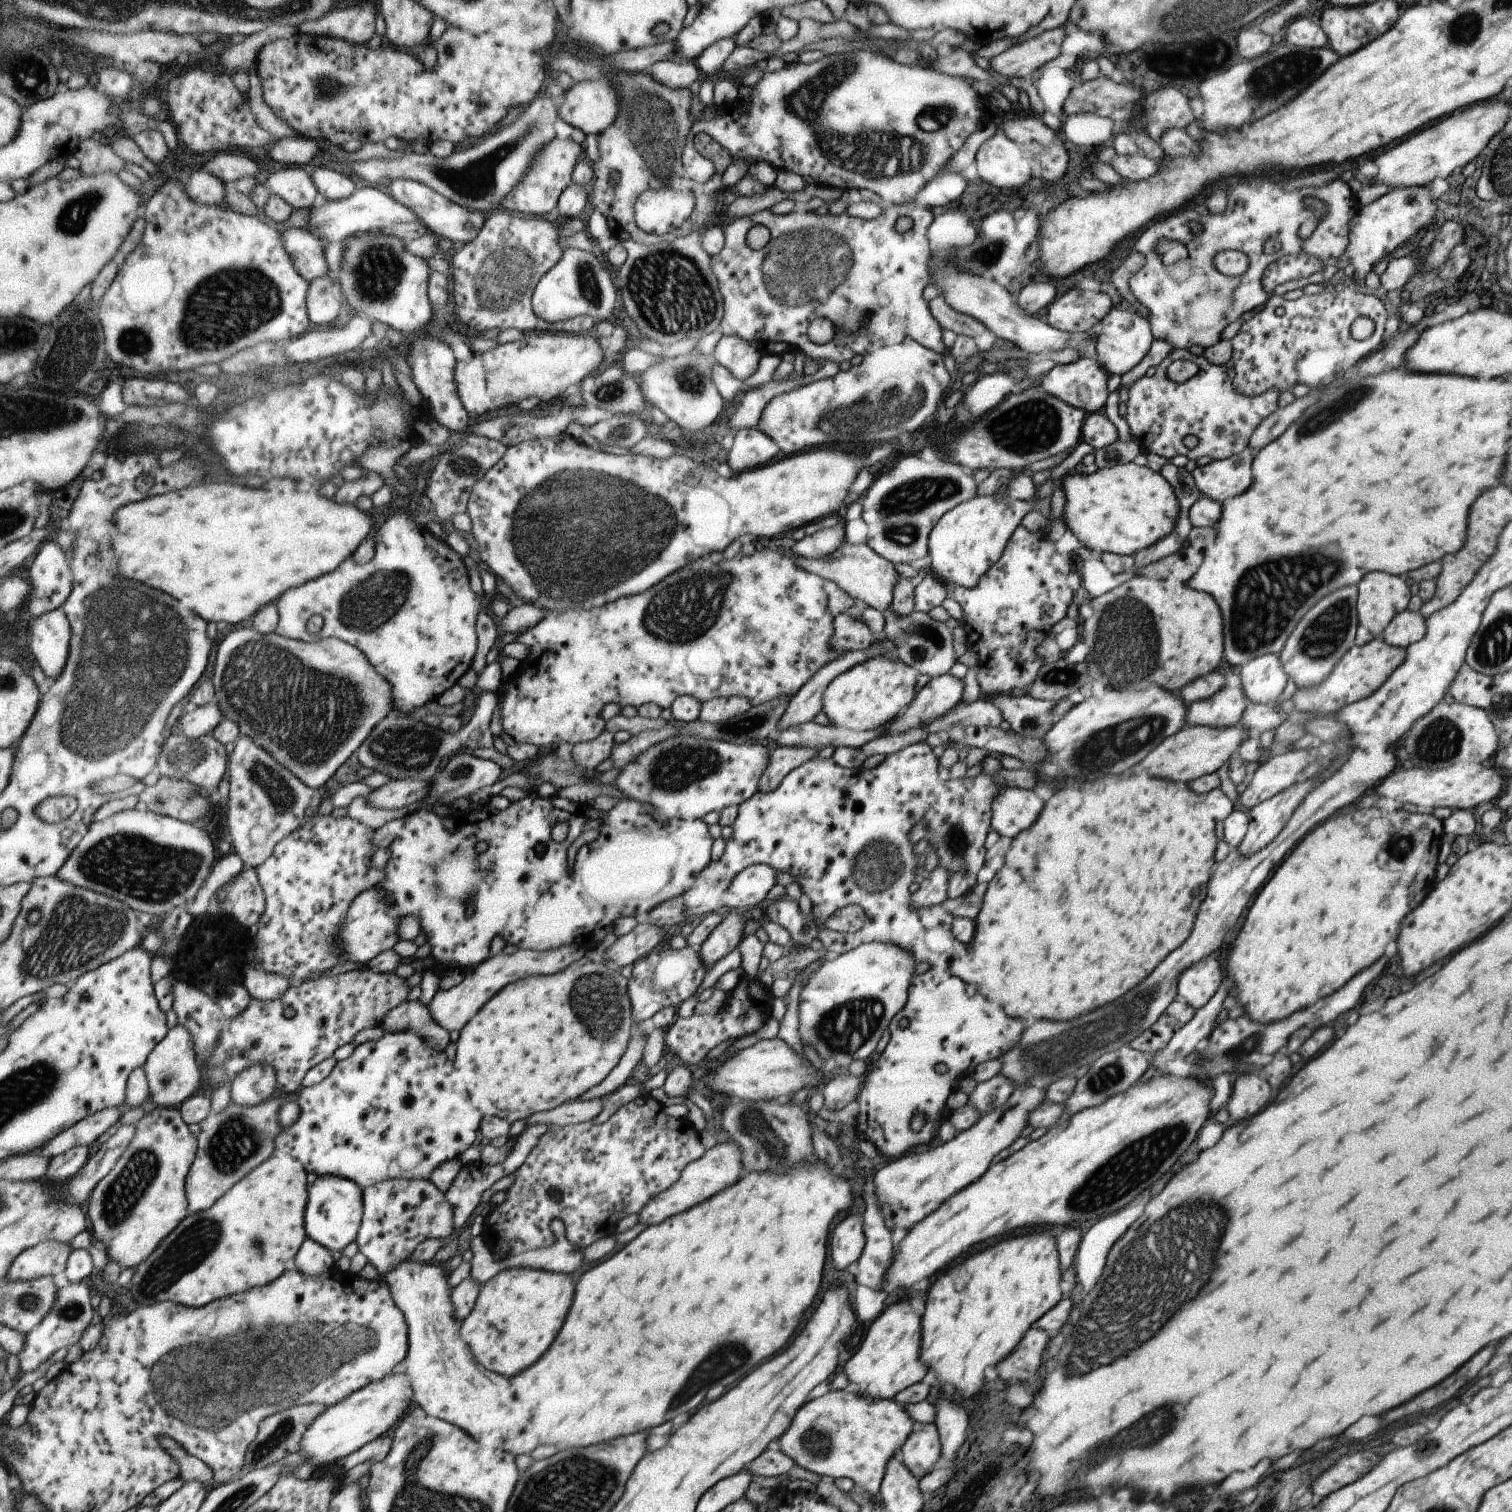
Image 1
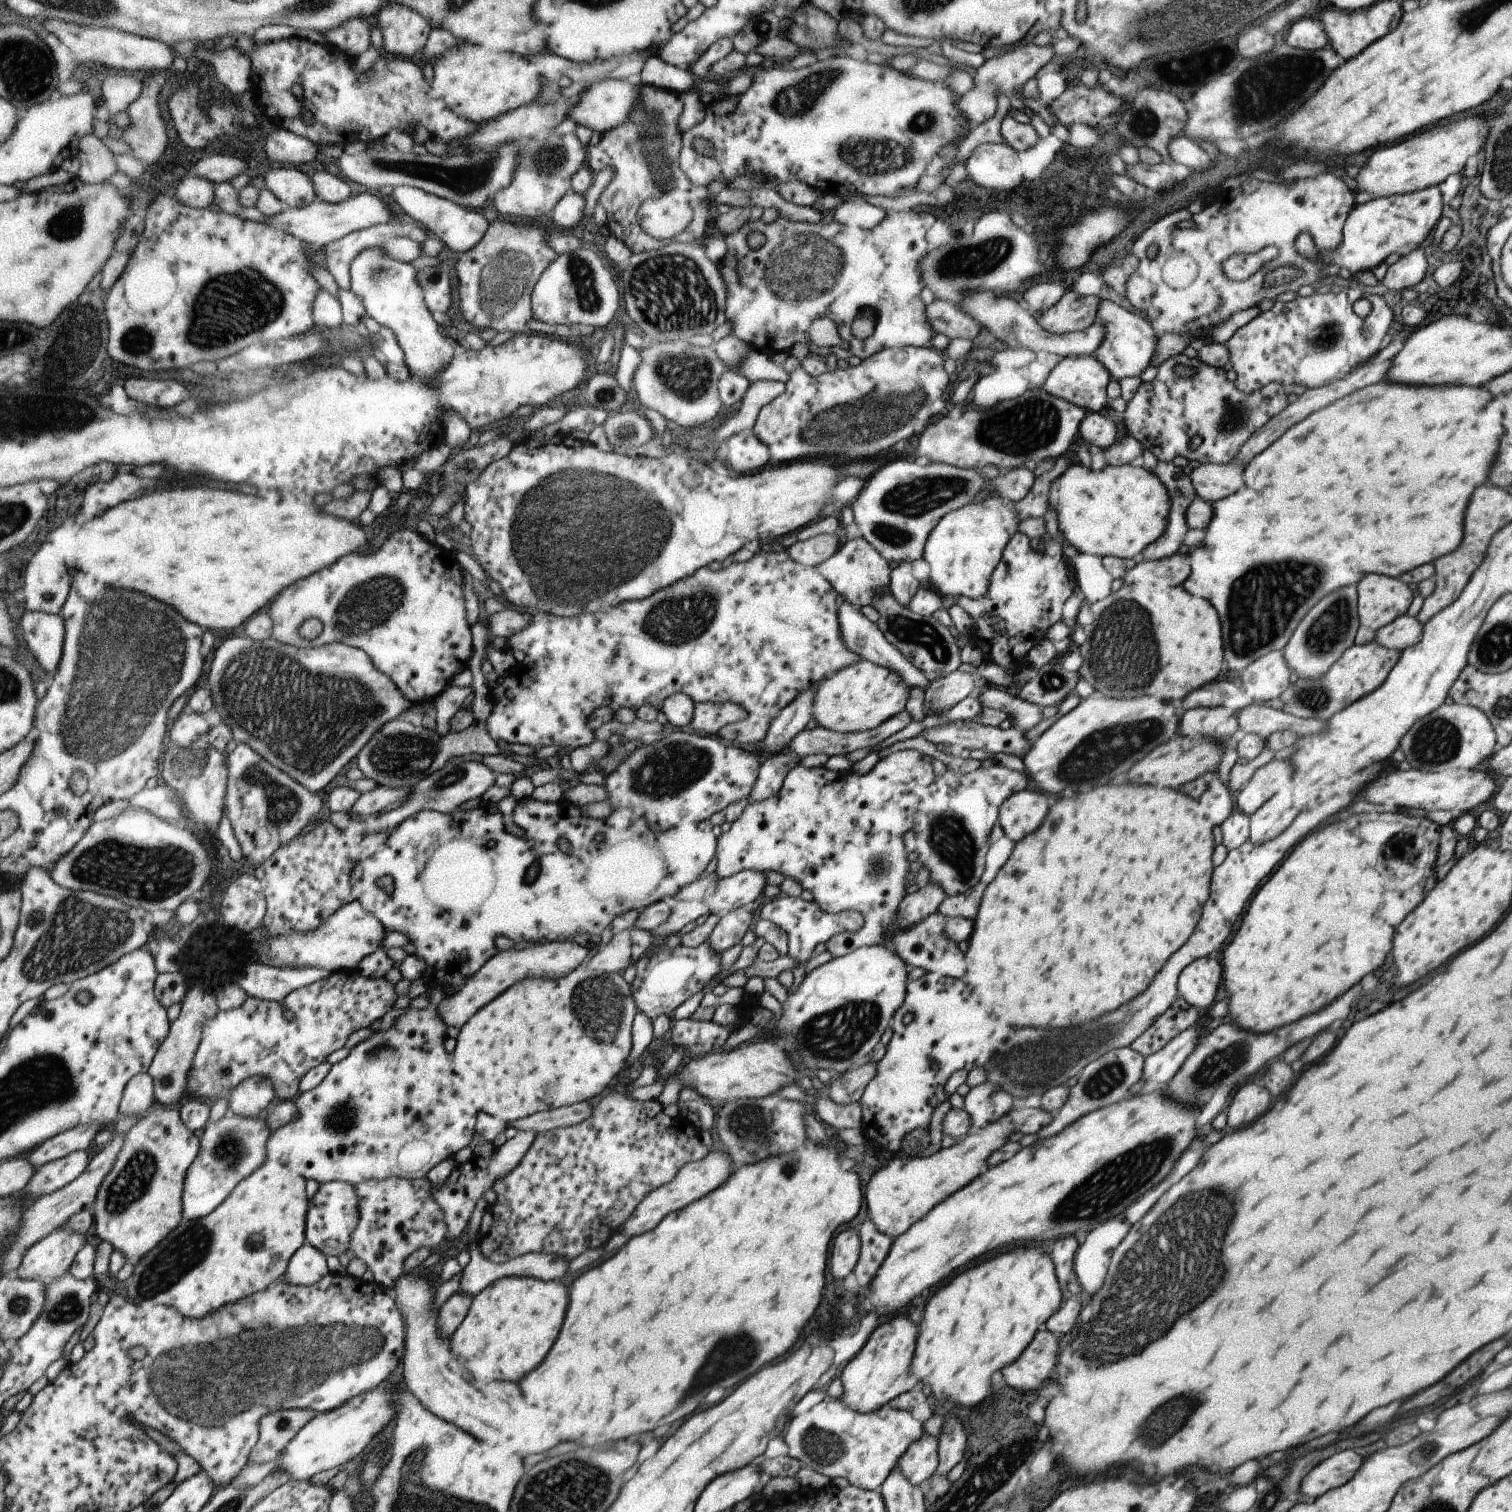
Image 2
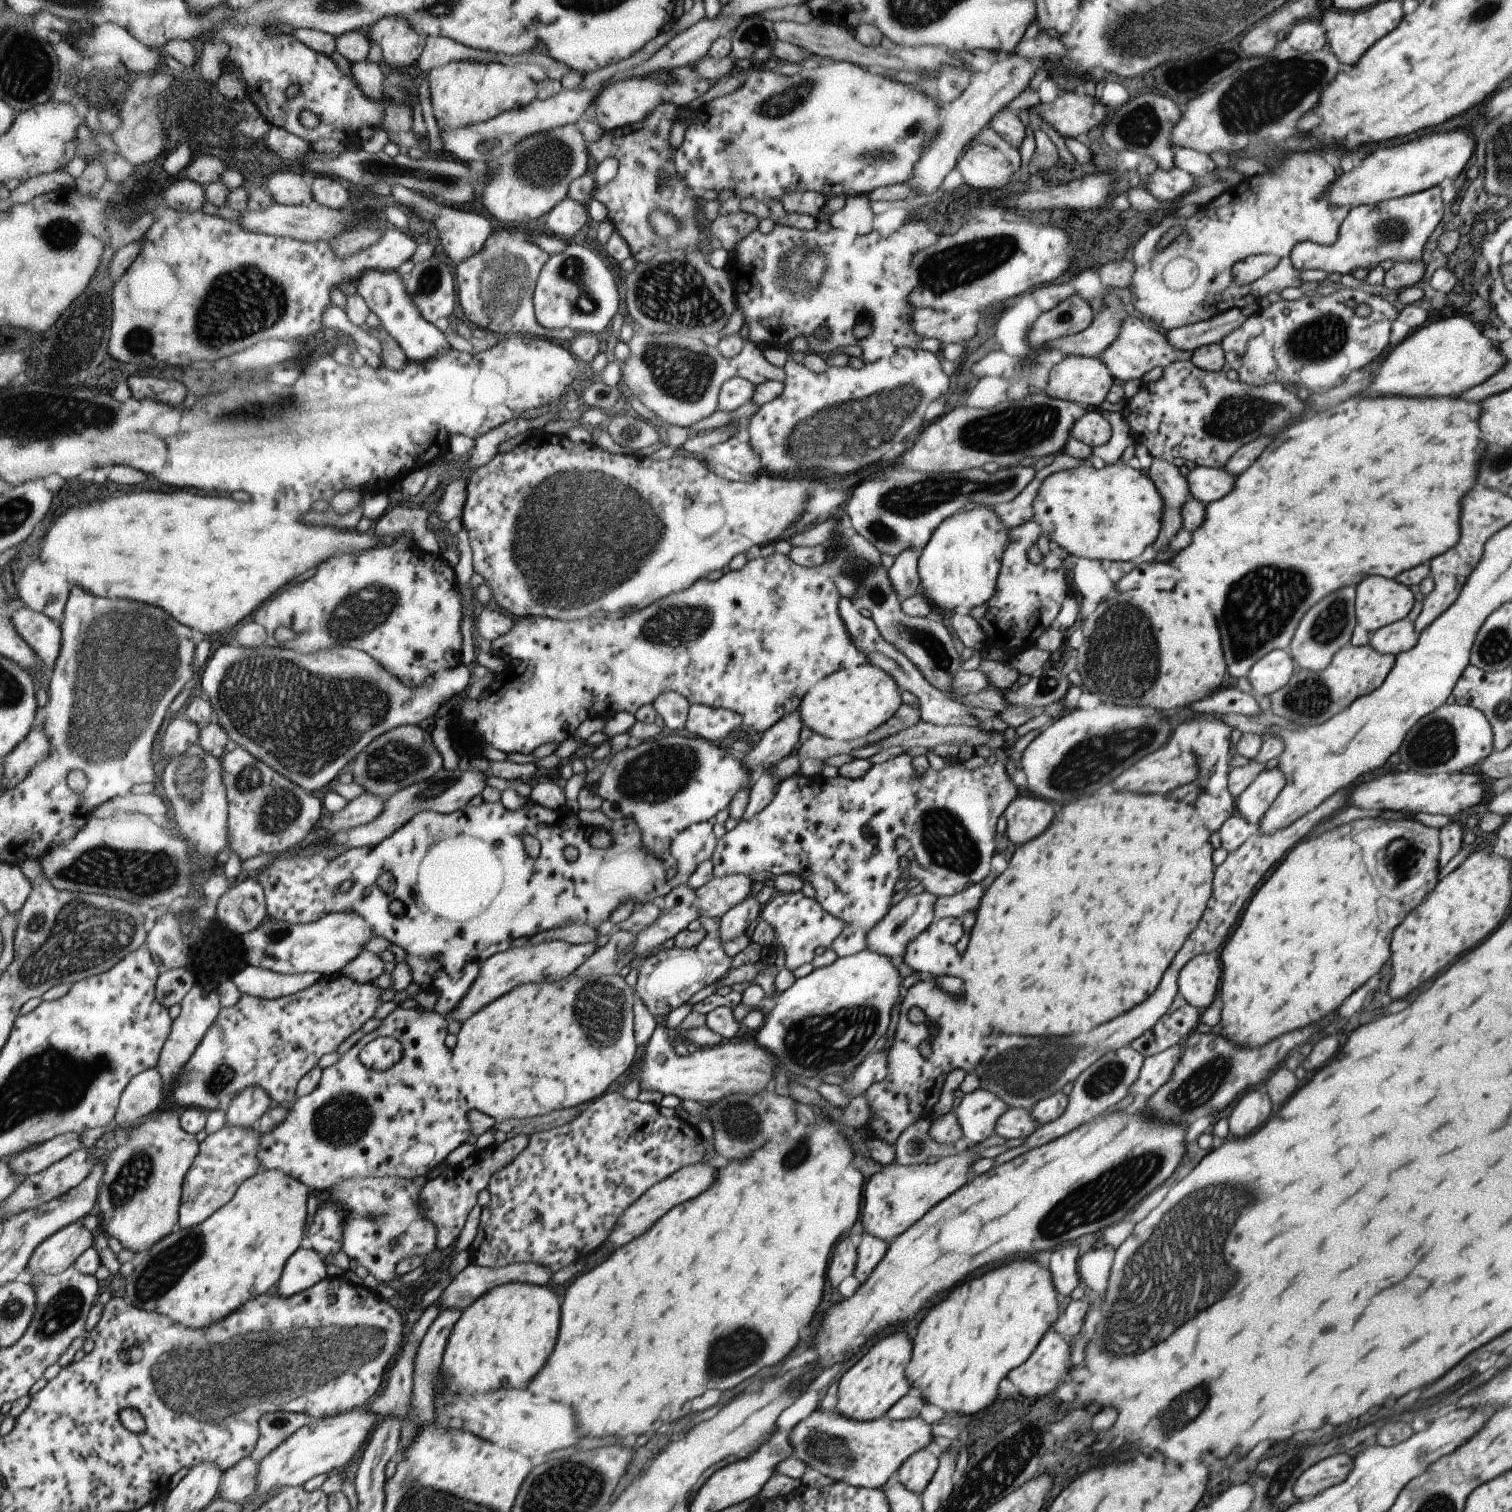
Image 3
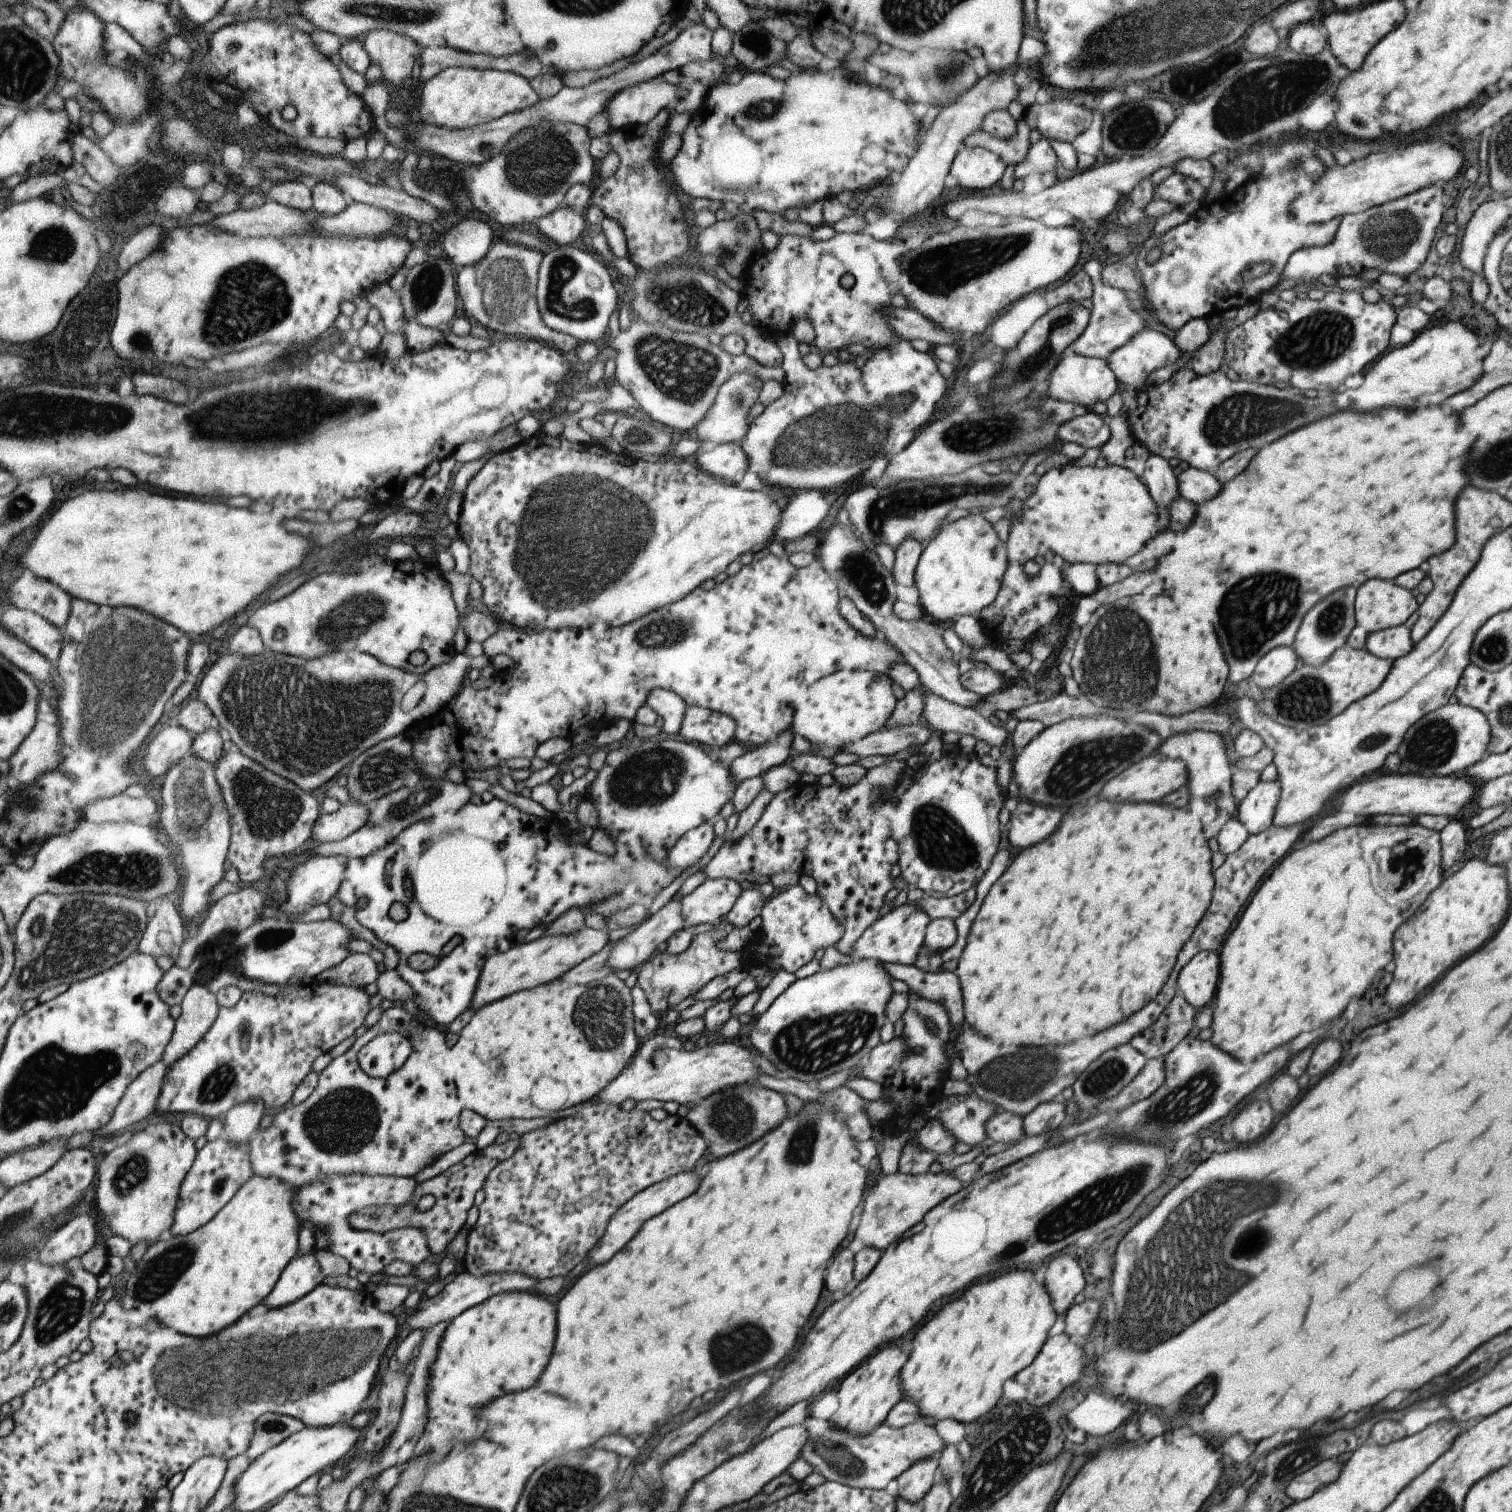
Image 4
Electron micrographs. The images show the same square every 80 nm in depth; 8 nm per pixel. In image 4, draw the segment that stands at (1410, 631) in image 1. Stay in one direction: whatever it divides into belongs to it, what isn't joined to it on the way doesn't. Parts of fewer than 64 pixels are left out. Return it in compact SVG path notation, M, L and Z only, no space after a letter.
M1407 625L1389 627L1374 633L1369 633L1364 642L1364 648L1379 658L1394 661L1405 656L1412 649L1410 629Z

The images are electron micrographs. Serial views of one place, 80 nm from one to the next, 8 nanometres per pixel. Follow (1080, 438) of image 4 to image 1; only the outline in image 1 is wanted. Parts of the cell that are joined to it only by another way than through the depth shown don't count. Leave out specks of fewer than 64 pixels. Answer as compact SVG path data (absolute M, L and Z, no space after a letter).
M1097 412L1088 413L1083 419L1080 438L1096 451L1114 443L1118 434L1114 424L1102 412Z

